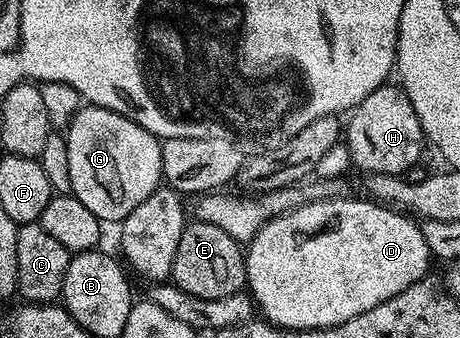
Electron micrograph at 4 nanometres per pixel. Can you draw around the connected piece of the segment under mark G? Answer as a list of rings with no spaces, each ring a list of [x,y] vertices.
[[[83,105],[78,115],[70,121],[64,130],[66,143],[68,144],[68,173],[72,176],[70,189],[75,198],[88,208],[103,223],[121,223],[136,208],[136,204],[144,204],[148,196],[152,196],[154,190],[159,189],[163,181],[162,161],[160,160],[160,139],[154,134],[149,134],[140,124],[120,116],[103,106]]]

